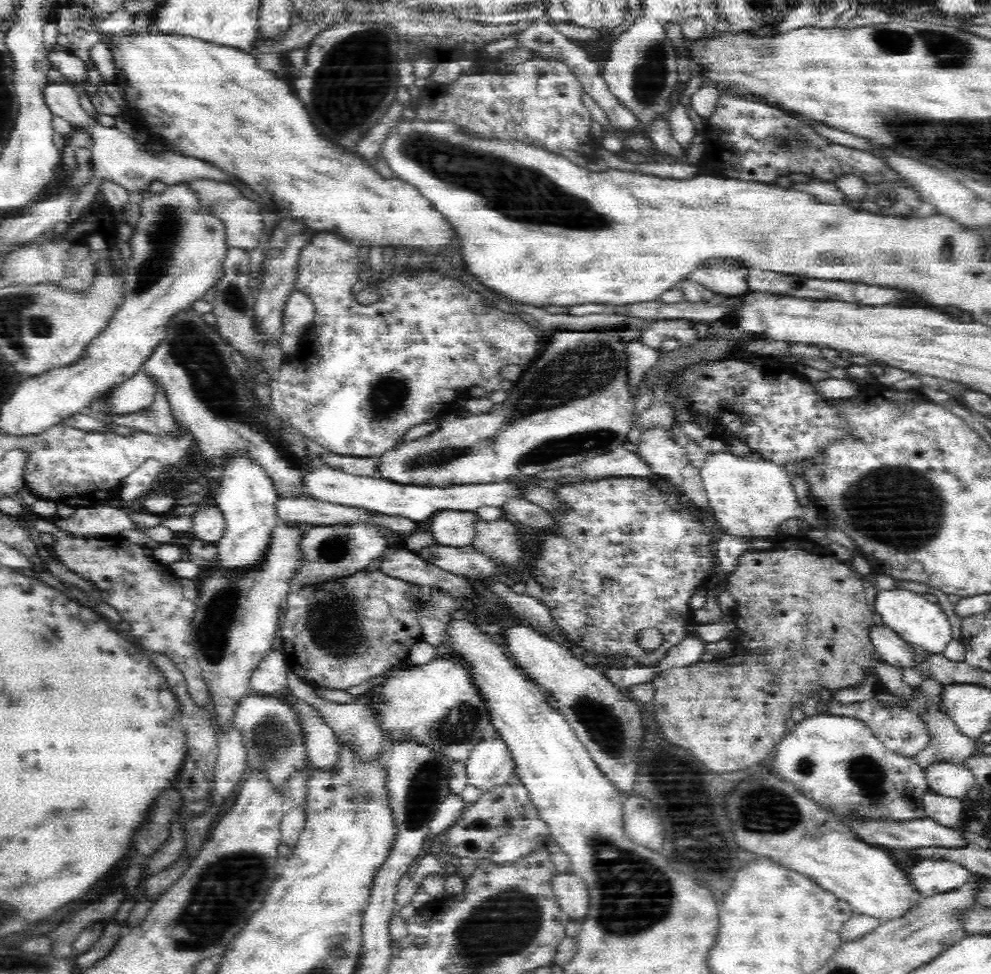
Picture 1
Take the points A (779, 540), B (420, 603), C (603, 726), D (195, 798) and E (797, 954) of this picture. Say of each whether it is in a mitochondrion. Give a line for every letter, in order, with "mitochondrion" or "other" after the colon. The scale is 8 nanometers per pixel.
A: other
B: other
C: mitochondrion
D: other
E: other

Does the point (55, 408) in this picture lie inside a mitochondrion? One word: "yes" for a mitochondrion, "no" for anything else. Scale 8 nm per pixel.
no

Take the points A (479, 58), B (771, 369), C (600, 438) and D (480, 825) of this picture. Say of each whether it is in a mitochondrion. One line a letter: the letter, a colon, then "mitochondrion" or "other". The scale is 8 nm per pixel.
A: other
B: other
C: mitochondrion
D: other

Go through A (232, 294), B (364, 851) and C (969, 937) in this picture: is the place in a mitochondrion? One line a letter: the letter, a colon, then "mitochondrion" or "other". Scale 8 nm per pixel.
A: mitochondrion
B: other
C: other

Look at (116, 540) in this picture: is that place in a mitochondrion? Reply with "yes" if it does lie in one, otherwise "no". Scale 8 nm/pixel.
no

